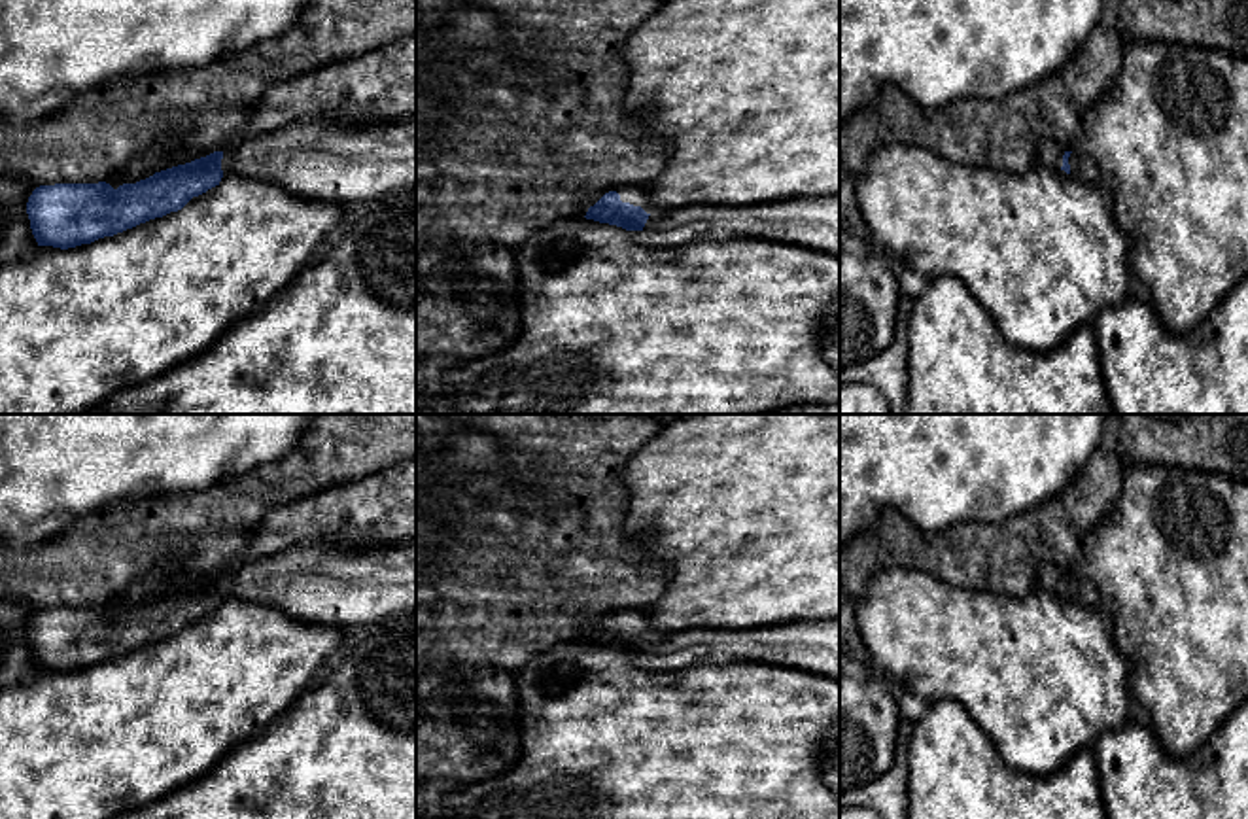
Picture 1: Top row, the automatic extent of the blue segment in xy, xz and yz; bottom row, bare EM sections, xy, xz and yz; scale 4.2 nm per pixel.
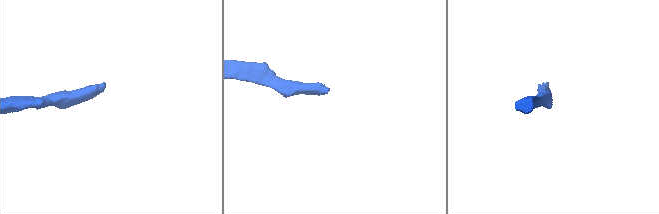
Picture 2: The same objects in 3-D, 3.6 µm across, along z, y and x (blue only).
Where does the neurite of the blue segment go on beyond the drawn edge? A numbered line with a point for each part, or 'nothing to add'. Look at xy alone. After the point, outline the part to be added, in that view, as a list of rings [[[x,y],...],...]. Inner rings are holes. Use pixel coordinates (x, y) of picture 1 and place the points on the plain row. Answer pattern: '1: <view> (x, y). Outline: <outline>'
1: xy (318, 583). Outline: [[[416,541],[388,549],[295,543],[287,550],[223,575],[223,601],[248,598],[299,622],[361,628],[393,613],[416,611]]]

